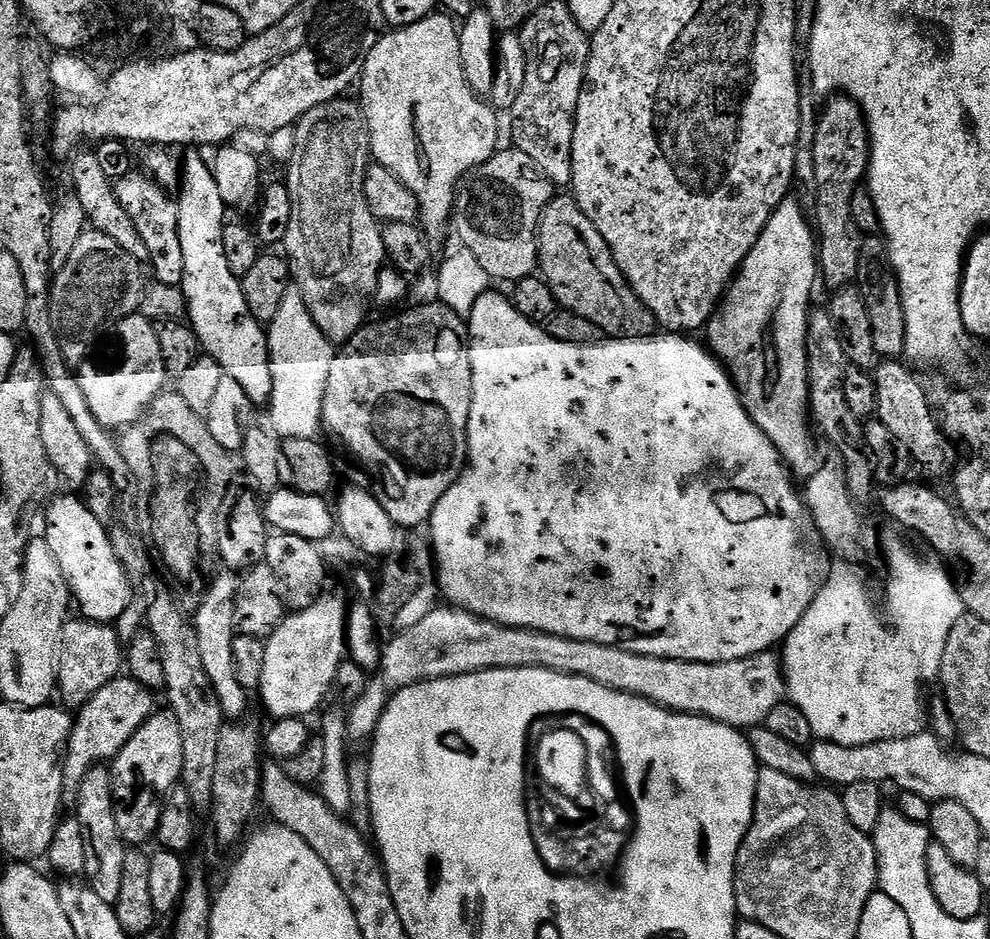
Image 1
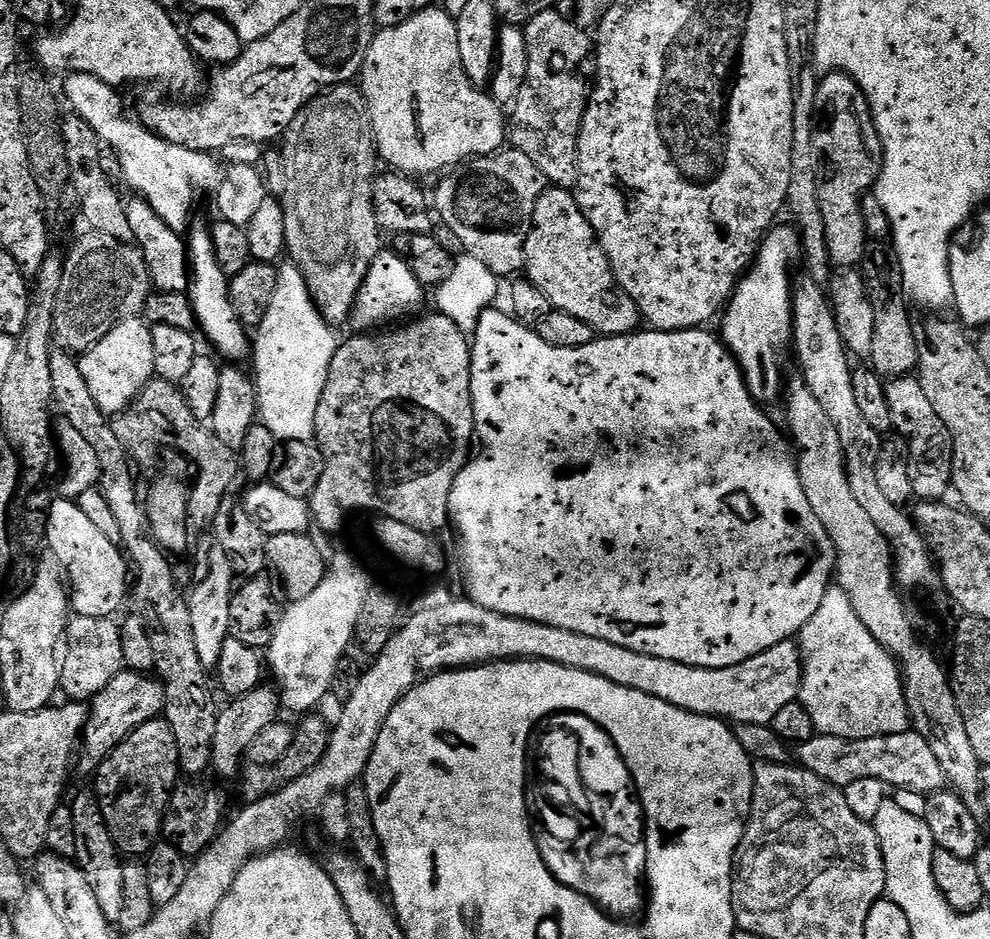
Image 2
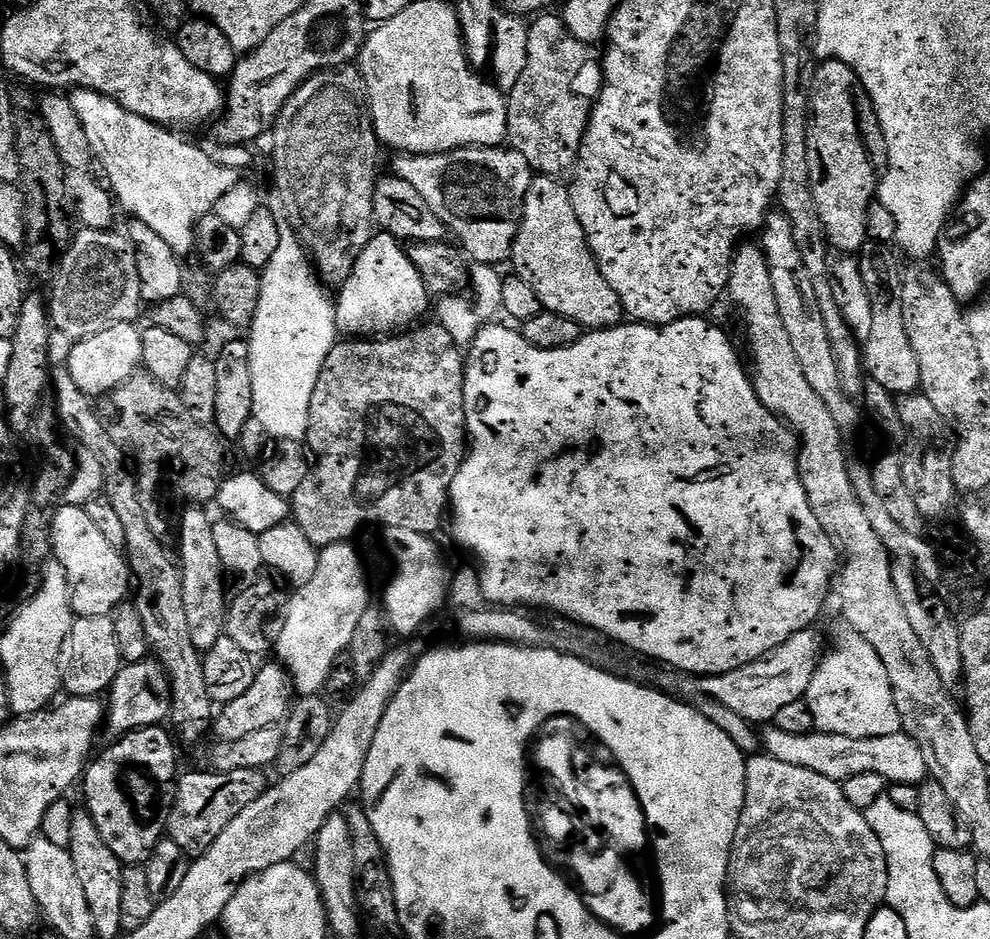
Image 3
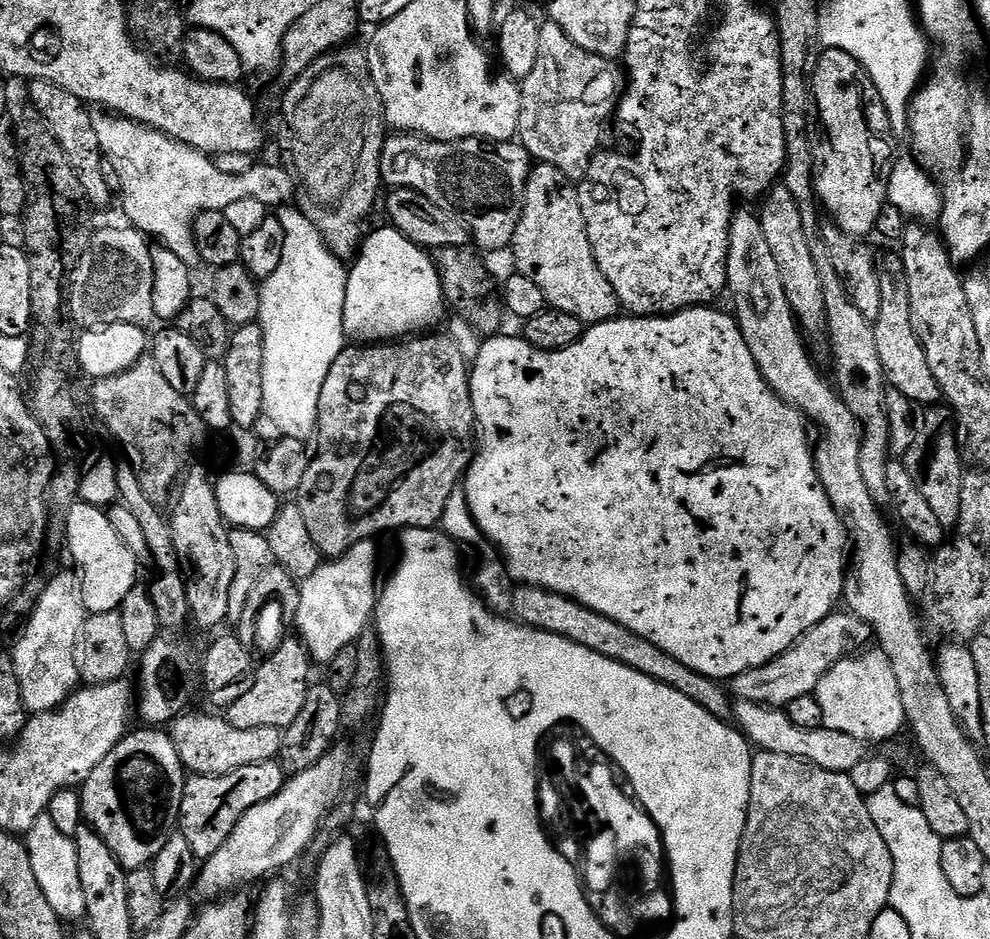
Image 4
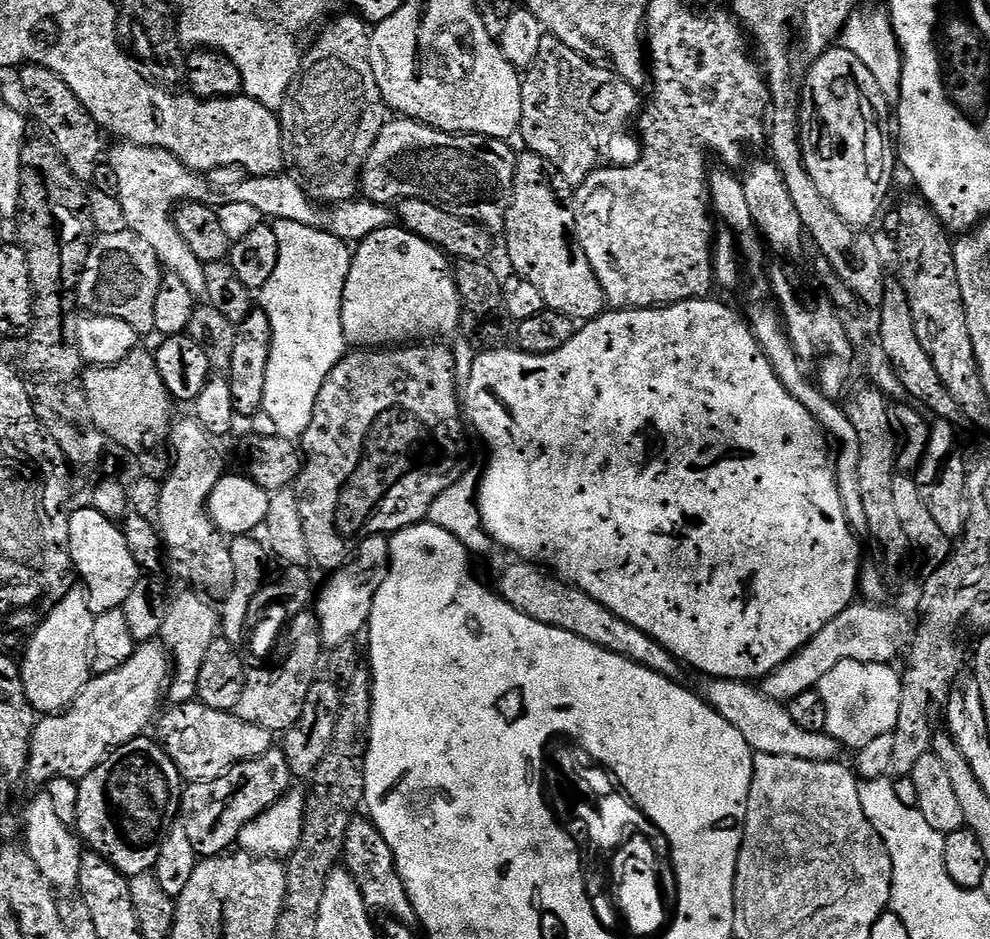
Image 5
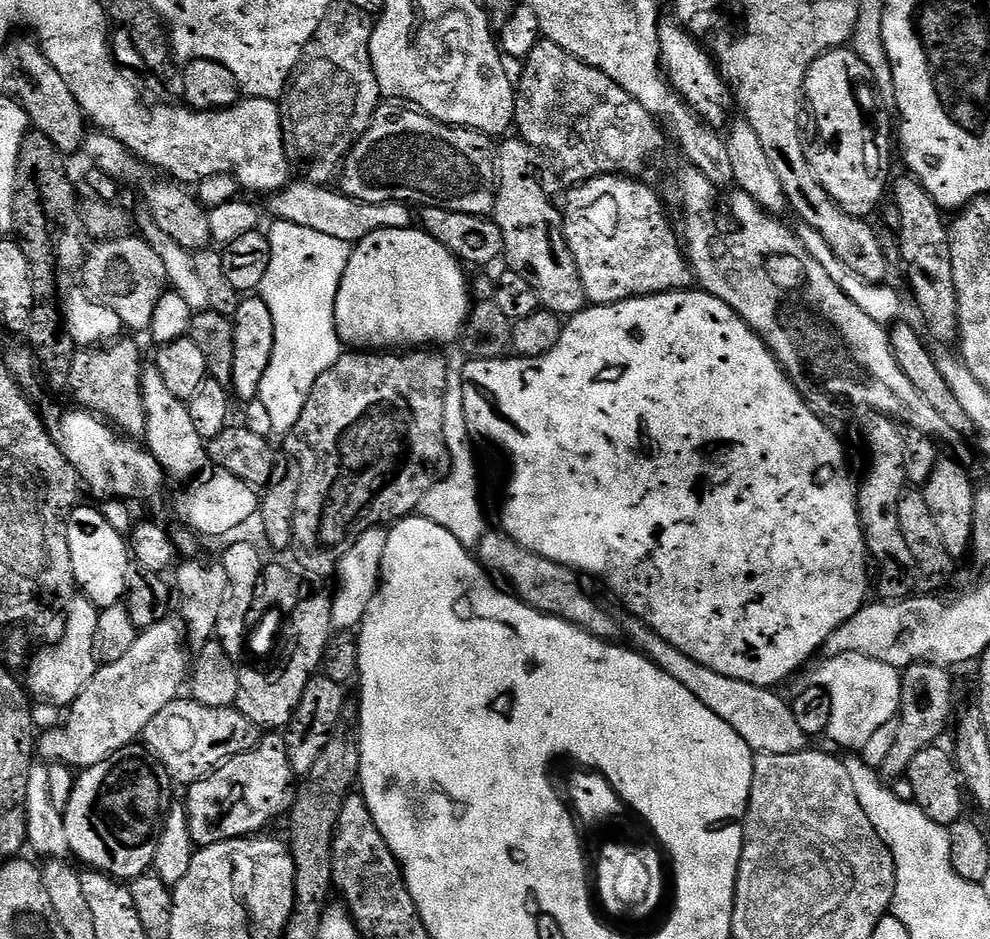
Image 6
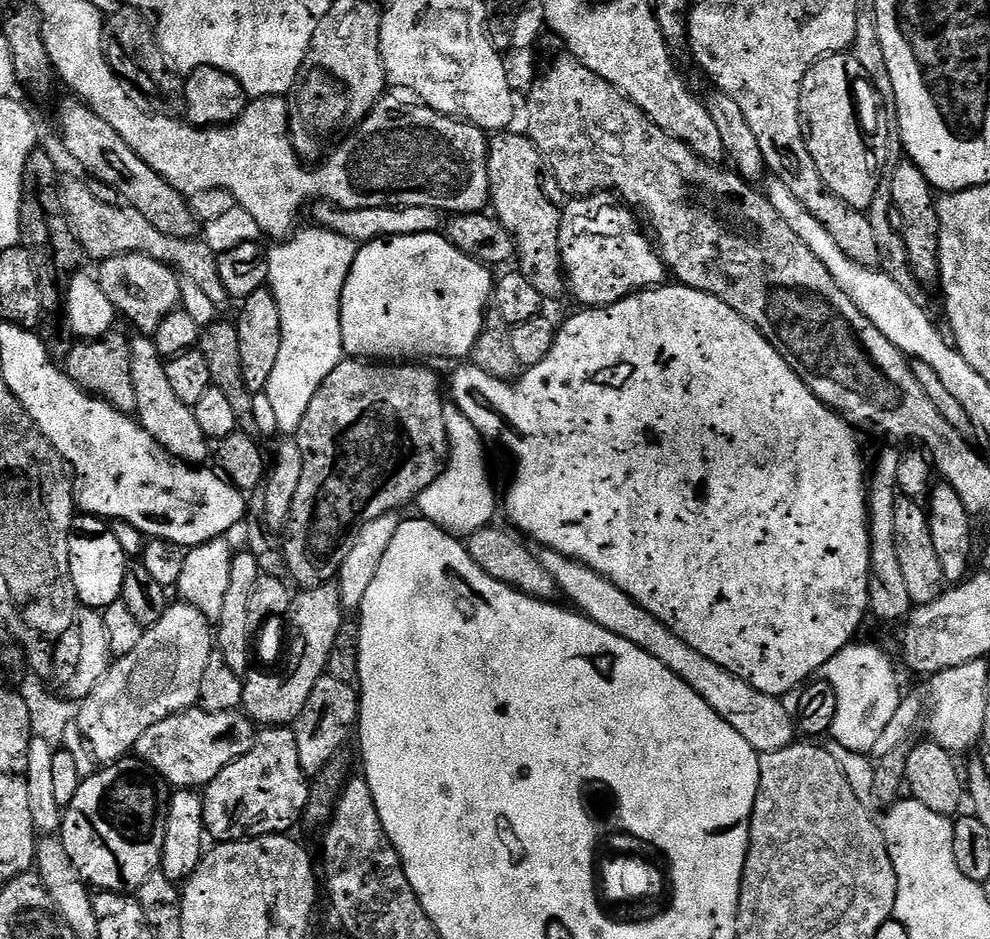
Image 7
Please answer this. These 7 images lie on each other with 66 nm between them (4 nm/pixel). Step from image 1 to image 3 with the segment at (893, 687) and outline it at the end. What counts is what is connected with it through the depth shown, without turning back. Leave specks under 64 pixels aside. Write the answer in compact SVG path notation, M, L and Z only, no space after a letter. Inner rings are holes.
M839 626L832 632L832 652L825 651L820 657L820 664L816 667L806 703L816 720L816 728L830 734L842 734L850 738L878 738L889 736L901 731L898 706L894 706L894 694L890 686L890 678L886 674L886 666L882 666L882 658L859 634L847 626Z

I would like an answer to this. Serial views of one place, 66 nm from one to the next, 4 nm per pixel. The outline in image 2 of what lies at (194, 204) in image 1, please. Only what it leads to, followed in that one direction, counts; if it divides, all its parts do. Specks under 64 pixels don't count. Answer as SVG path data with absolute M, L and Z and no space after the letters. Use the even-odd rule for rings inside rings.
M193 227L188 234L188 263L192 281L189 283L188 297L195 310L197 325L208 335L208 340L225 356L228 362L244 362L249 359L250 336L247 328L234 313L233 304L229 300L229 277L218 266L217 255L214 254L212 233L207 227Z

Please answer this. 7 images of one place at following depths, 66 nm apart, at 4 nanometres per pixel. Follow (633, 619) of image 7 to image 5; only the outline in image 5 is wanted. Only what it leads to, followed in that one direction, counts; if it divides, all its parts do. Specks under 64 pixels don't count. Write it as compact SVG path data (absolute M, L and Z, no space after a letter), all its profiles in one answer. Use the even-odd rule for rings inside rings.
M708 678L703 681L703 699L707 700L709 706L717 712L746 742L751 746L753 753L778 754L779 756L789 756L790 758L806 758L810 762L826 762L836 760L842 745L828 735L827 732L811 732L802 730L790 718L787 707L781 701L769 700L765 697L759 687L748 685L737 680L717 680Z

